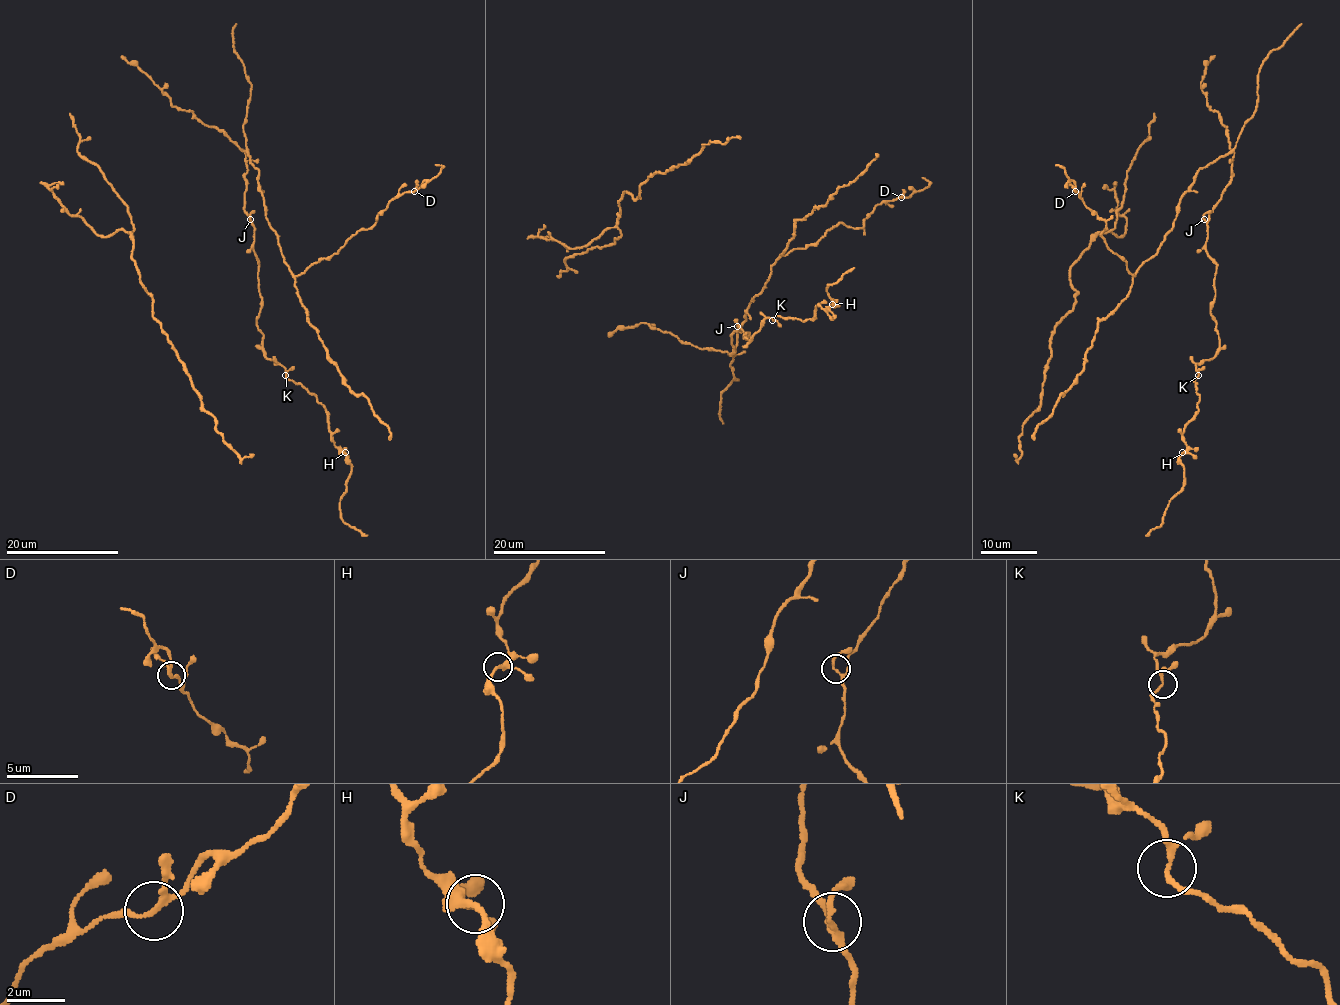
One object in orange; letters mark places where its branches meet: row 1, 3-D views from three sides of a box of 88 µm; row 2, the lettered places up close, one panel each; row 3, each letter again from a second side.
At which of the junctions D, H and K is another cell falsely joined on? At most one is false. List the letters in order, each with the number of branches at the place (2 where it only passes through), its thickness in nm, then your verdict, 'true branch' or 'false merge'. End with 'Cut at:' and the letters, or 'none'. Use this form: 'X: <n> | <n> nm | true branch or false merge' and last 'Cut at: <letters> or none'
D: 3 | 160 nm | true branch
H: 3 | 180 nm | true branch
K: 3 | 150 nm | true branch
Cut at: none

